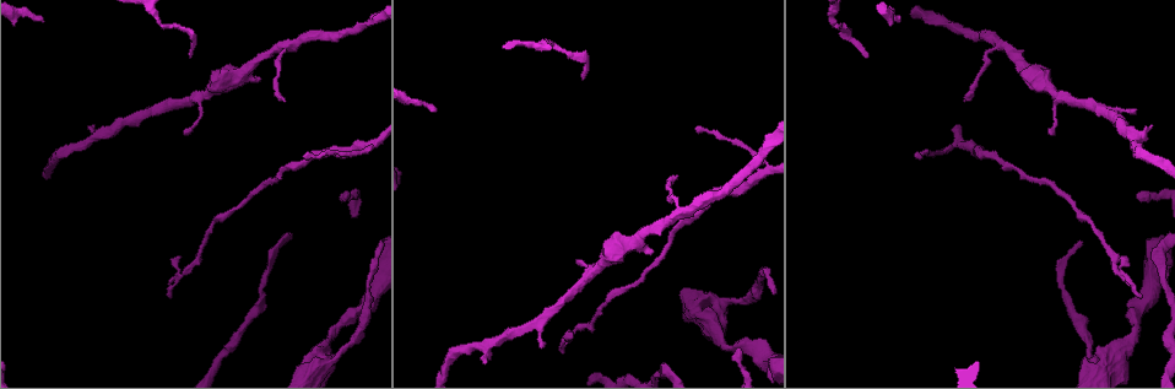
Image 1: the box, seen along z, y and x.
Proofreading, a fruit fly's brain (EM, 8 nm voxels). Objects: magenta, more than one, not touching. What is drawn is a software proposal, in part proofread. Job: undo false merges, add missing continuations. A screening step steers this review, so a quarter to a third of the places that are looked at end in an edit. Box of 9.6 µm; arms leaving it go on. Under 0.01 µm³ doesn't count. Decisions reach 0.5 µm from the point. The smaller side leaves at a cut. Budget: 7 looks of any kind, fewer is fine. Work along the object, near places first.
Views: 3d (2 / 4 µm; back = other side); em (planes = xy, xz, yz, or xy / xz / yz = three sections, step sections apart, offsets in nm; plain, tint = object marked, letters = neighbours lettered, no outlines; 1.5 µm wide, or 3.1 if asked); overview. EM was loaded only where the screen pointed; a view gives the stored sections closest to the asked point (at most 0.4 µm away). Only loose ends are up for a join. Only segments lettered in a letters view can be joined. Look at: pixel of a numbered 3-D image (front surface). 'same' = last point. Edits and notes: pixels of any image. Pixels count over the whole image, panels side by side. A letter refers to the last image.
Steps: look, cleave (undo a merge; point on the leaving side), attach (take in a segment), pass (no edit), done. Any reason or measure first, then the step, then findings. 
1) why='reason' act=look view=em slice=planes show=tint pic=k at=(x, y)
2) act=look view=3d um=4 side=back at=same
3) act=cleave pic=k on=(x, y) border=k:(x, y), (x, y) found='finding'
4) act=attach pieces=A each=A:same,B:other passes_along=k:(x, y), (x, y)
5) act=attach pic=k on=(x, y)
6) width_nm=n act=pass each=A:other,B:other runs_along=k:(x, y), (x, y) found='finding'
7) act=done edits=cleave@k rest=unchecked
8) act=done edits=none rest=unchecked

why='long arm stops here' act=look view=em slice=planes show=letters pic=1 at=(344, 201)

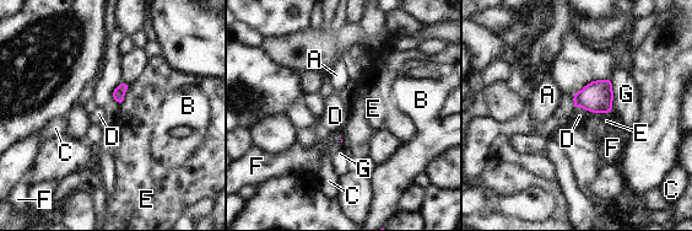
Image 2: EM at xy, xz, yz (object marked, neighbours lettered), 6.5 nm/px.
act=pass each=A:other,B:other,C:other,D:other,E:other,F:other,G:other border=2:(574, 106), (593, 112) found='no lettered segment goes on from it'

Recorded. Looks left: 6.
why='sudden change in width' act=look view=3d um=4 pic=1 at=(722, 344)

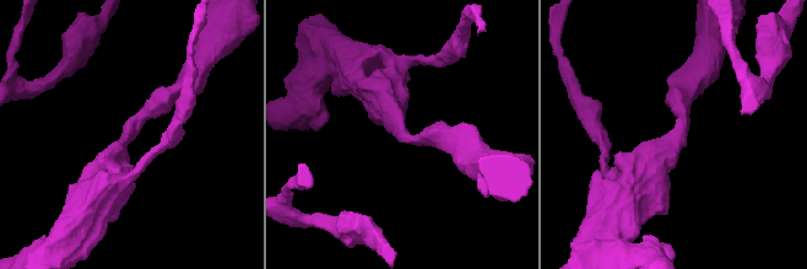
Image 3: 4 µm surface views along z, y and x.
arm_widths_nm=280,500 act=look view=em slice=xz step=8 show=tint pic=3 at=(677, 139)

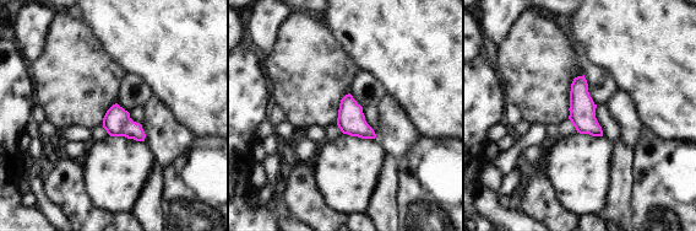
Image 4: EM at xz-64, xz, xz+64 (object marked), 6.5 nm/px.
why='another direction' act=look view=em slice=planes show=letters at=same

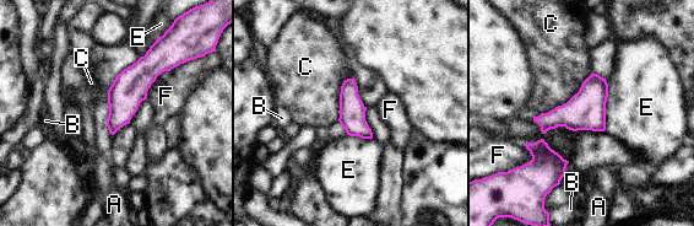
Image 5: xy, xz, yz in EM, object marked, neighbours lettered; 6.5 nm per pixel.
longest_contact=C:440nm act=pass each=A:other,B:other,C:other,E:other,F:other border=5:(592, 73), (565, 102), (541, 113) found='continuous, no second neuron'

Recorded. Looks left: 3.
why='thin end' act=look view=em slice=xz step=8 show=tint pic=1 at=(562, 354)

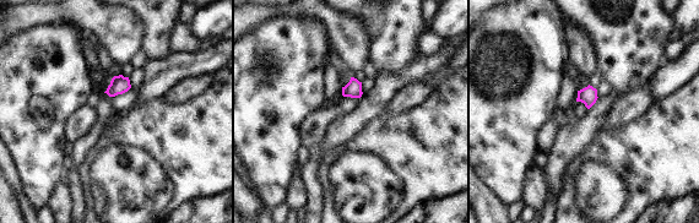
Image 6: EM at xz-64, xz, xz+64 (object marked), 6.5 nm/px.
why='see the neighbours' act=look view=em slice=xz step=8 show=letters at=same

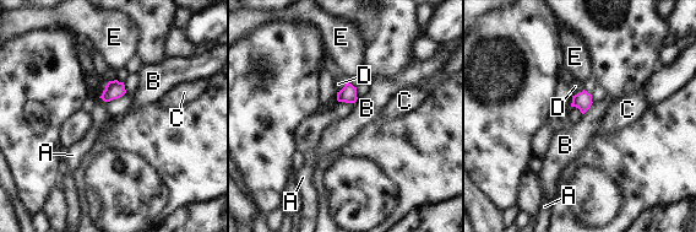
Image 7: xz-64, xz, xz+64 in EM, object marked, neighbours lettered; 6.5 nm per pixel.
width_nm=110 act=attach pic=7 on=(338, 84) each=A:other,B:other,C:other,D:same,E:other passes_along=7:(348, 93), (343, 87), (338, 84) found='the neuron continues'

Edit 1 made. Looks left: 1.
act=done edits=attach@7 rest=unchecked

